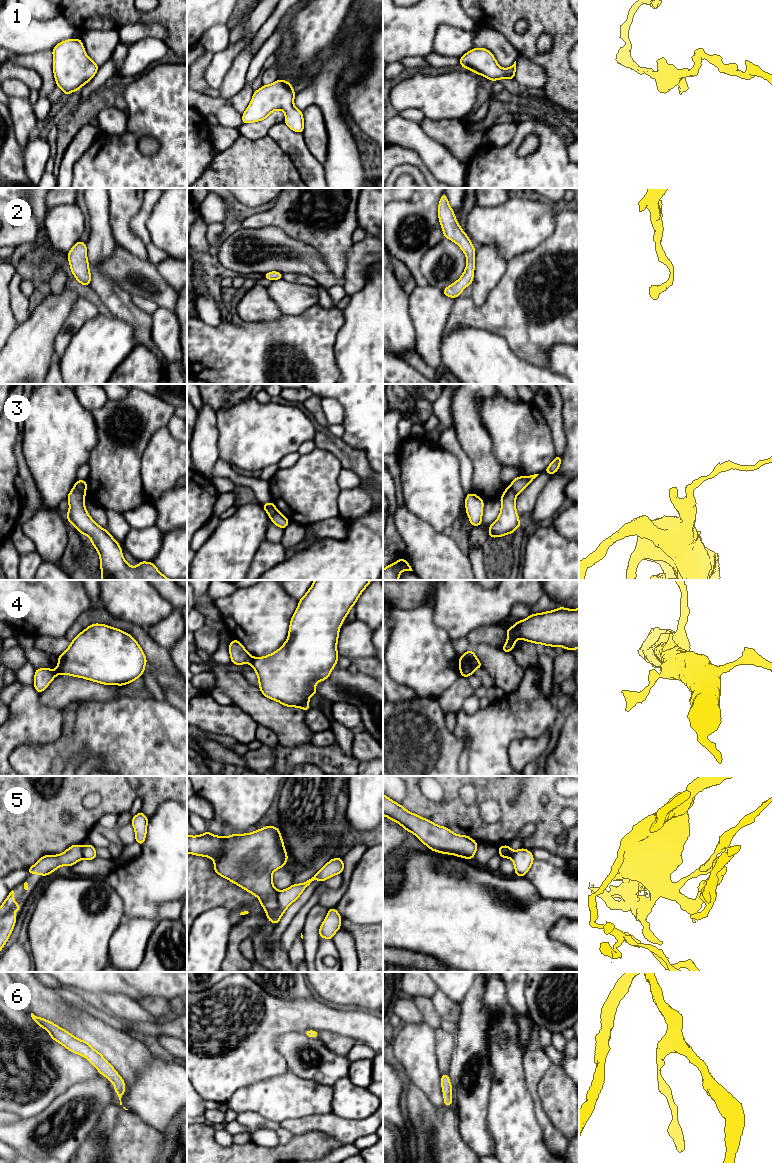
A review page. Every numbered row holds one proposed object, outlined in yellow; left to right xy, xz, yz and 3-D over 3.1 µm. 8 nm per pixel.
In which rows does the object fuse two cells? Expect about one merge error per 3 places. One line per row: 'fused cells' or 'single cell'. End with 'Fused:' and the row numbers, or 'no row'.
1: single cell
2: single cell
3: fused cells
4: fused cells
5: fused cells
6: single cell
Fused: 3, 4, 5

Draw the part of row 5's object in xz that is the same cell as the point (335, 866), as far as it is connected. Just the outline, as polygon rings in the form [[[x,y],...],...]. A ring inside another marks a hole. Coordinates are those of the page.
[[[332,858],[311,879],[301,884],[293,883],[289,888],[278,891],[278,908],[270,911],[265,910],[266,917],[270,922],[277,925],[286,909],[299,898],[312,881],[319,880],[323,882],[334,875],[343,873],[343,870],[343,858]]]

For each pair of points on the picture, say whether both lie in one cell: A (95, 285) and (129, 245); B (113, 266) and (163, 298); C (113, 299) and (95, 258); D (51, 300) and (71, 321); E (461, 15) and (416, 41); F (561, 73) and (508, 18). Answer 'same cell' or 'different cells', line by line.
A: different cells
B: same cell
C: same cell
D: different cells
E: same cell
F: same cell

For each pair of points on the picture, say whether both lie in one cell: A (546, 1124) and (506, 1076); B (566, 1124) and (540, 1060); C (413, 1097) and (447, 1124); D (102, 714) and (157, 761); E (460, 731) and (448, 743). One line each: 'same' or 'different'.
A: different
B: different
C: same
D: same
E: different

